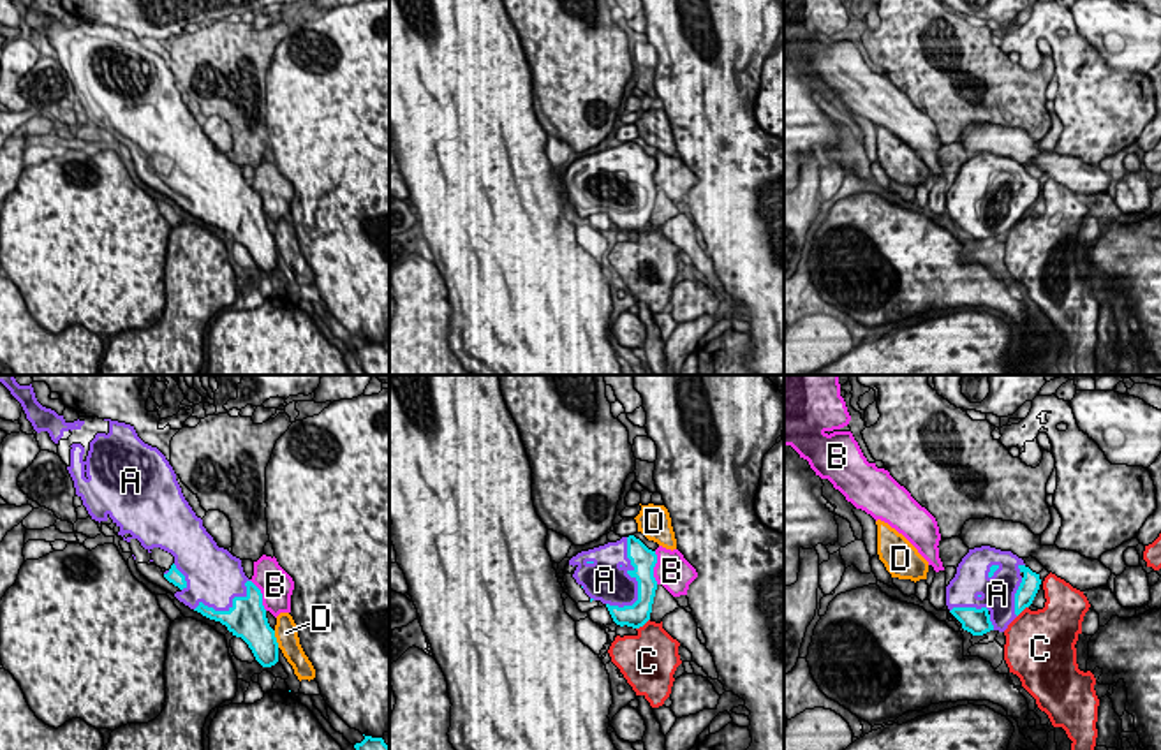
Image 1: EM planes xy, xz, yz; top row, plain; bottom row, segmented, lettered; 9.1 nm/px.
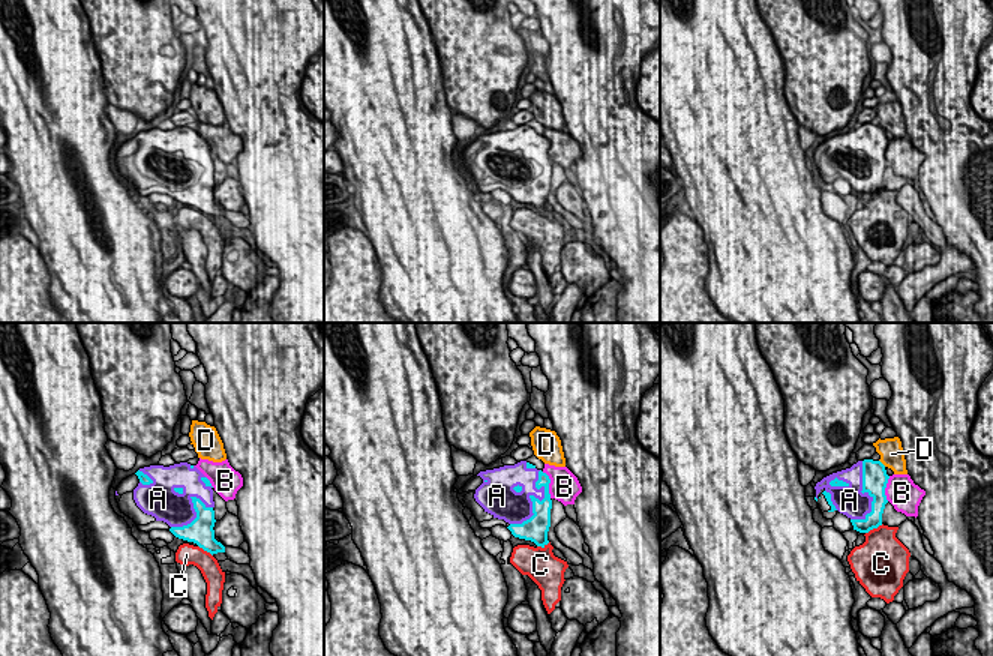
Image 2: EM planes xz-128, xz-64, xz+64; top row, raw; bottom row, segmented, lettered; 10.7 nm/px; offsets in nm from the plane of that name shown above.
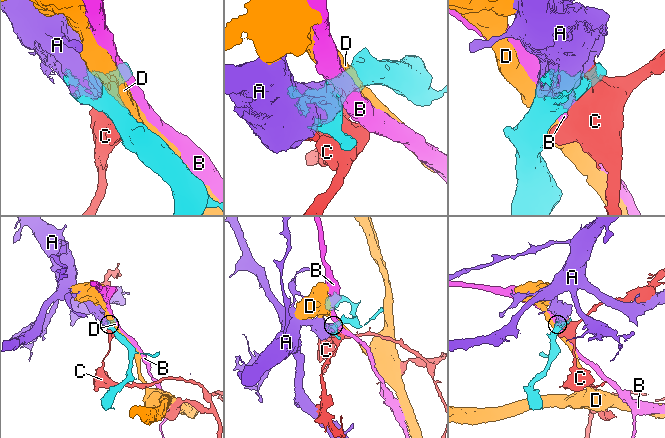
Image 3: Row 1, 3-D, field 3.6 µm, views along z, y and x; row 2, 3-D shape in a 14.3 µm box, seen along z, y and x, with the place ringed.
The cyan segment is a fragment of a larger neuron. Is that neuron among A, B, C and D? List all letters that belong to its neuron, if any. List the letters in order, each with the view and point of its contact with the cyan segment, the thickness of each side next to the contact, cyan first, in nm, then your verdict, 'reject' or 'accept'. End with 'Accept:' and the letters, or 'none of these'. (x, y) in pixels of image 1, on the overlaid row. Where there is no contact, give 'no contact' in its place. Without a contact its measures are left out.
A: xz (633, 576) | 240/380 nm | accept
B: xz (654, 566) | 240/320 nm | reject
C: xz (642, 625) | 220/400 nm | reject
D: xy (275, 639) | 300/200 nm | reject
Accept: A

